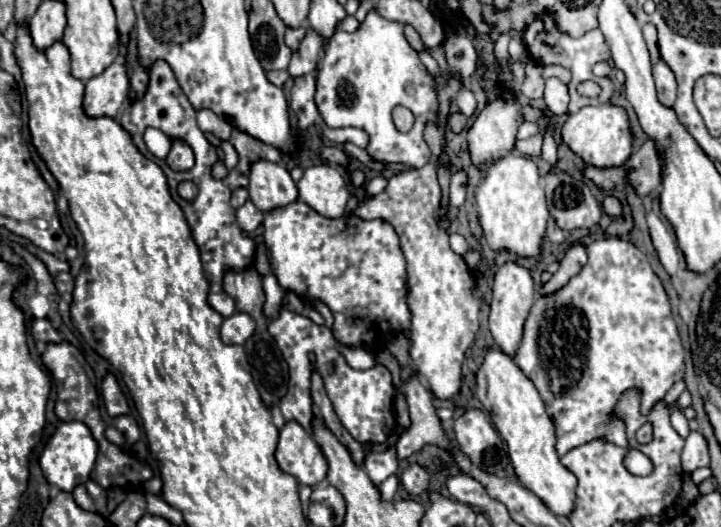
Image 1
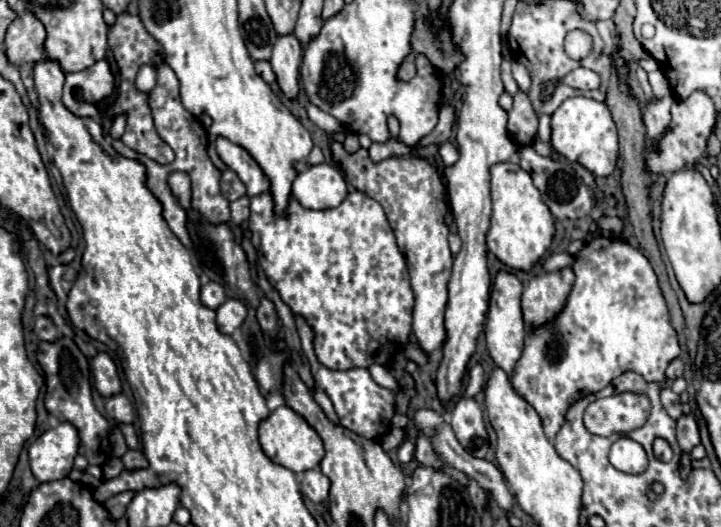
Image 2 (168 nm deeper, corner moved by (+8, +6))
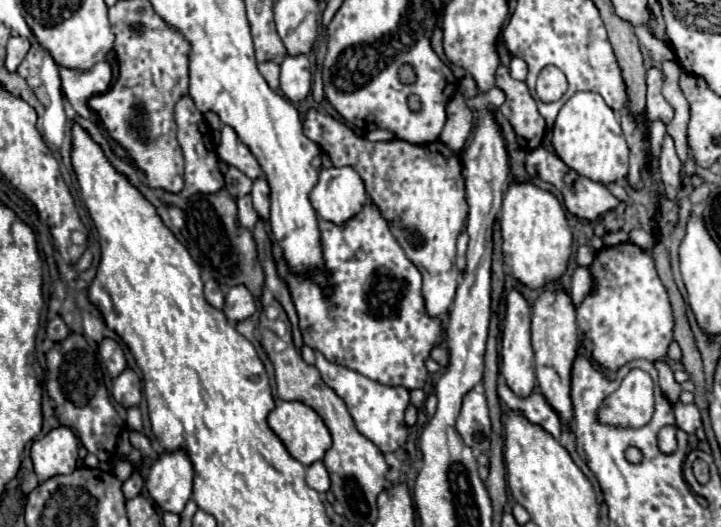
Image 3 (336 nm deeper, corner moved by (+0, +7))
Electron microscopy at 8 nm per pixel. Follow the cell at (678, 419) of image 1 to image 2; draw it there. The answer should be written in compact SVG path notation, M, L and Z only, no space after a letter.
M662 387L662 389L660 389L660 401L662 401L666 413L668 413L672 419L678 419L678 417L682 415L680 399L678 399L678 395L676 395L670 387Z

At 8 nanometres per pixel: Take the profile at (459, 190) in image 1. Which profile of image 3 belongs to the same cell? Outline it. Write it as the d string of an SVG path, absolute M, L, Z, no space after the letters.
M454 94L446 106L446 114L448 114L446 126L438 140L444 142L452 152L460 154L472 130L472 110L466 108L462 96Z

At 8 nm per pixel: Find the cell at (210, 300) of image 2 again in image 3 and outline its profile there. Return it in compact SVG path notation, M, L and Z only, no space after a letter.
M208 280L204 284L204 296L214 308L222 308L224 306L224 292L222 292L222 288L220 288L220 284L216 280Z

